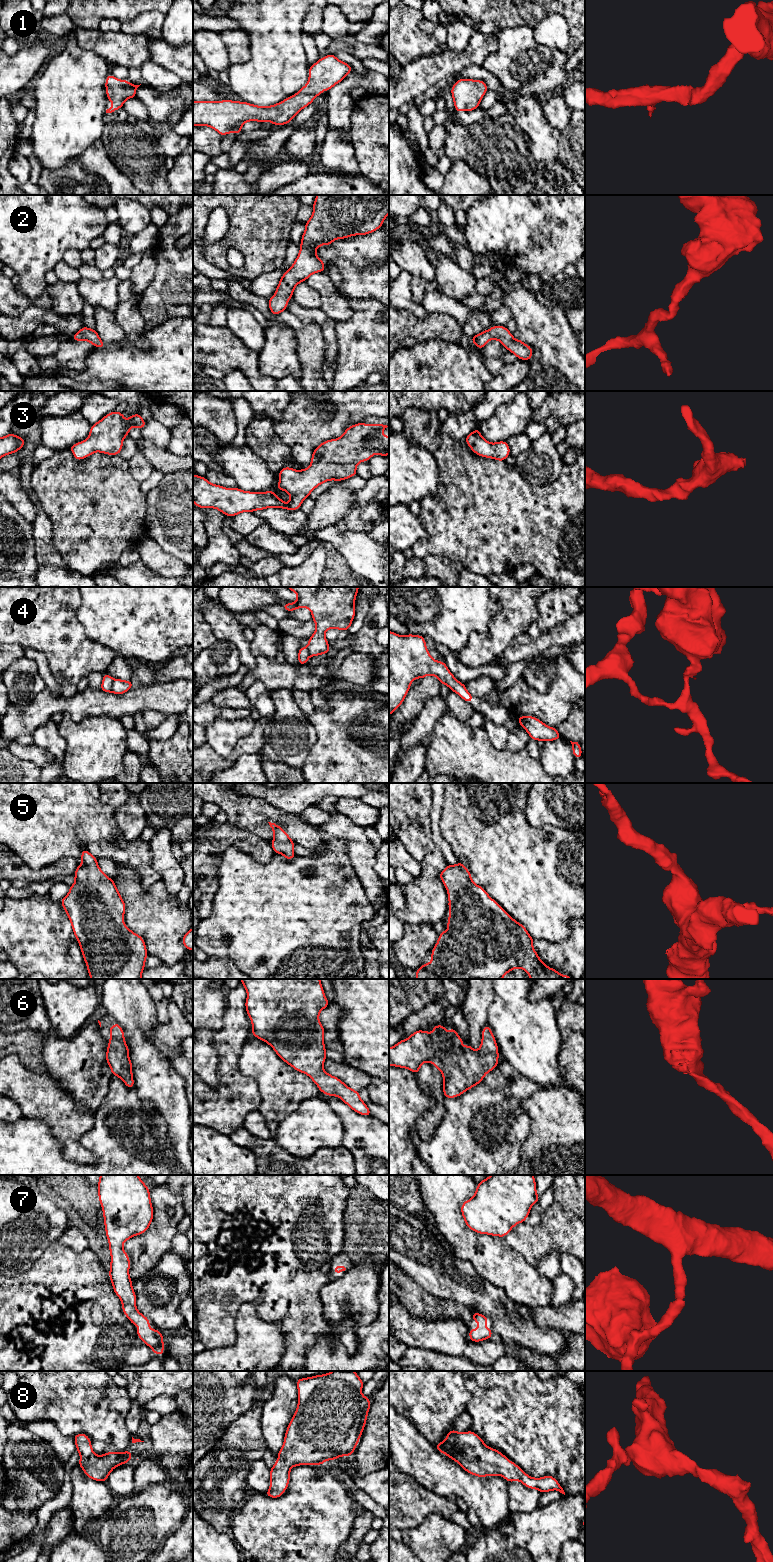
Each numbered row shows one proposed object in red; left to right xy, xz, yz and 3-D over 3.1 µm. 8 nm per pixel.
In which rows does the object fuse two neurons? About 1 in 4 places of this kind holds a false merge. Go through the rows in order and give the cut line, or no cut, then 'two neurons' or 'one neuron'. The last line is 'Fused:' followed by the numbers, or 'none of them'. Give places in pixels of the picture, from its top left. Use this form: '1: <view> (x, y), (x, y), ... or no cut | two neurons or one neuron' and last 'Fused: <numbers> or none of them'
1: no cut | one neuron
2: no cut | one neuron
3: no cut | one neuron
4: xy (114, 679), (110, 691) | two neurons
5: no cut | one neuron
6: no cut | one neuron
7: no cut | one neuron
8: no cut | one neuron
Fused: 4

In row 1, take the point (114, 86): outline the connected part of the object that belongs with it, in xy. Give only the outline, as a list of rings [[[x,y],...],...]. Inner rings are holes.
[[[110,73],[106,78],[105,88],[108,101],[111,101],[113,106],[107,109],[106,113],[122,108],[127,99],[136,98],[136,89],[140,85],[131,84],[128,80],[120,80]]]

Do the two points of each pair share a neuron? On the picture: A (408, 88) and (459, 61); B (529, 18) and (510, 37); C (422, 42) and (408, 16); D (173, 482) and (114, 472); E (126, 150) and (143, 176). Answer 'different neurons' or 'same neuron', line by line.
A: same neuron
B: different neurons
C: same neuron
D: different neurons
E: same neuron

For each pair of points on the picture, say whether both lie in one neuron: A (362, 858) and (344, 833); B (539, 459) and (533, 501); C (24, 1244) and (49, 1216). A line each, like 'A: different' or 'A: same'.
A: same
B: different
C: same

